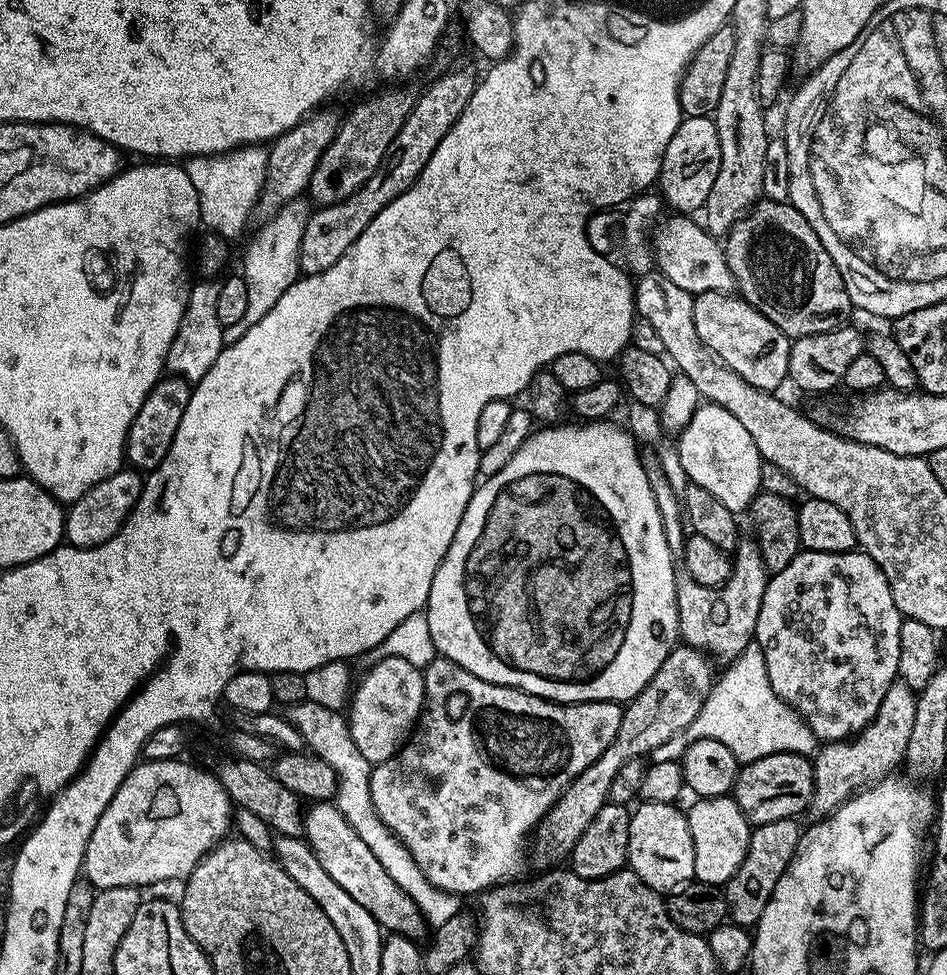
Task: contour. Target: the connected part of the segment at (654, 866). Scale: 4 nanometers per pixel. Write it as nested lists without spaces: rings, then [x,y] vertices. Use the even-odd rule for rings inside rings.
[[[644,802],[640,809],[632,812],[630,822],[630,846],[628,847],[627,867],[646,886],[650,886],[655,892],[671,894],[684,887],[694,877],[694,838],[690,832],[690,822],[685,809],[676,804],[663,804],[662,802]]]

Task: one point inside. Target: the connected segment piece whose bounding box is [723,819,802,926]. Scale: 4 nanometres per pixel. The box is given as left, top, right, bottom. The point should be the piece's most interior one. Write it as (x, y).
(771, 847)

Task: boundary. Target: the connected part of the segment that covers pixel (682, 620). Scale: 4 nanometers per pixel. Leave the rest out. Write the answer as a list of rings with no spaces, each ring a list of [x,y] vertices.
[[[741,538],[736,541],[734,553],[734,567],[732,576],[719,588],[702,586],[690,578],[690,574],[683,570],[676,573],[676,605],[678,606],[678,622],[680,623],[679,639],[683,643],[707,654],[713,661],[731,662],[746,650],[746,646],[753,643],[758,622],[758,610],[762,610],[762,594],[766,594],[766,586],[770,579],[768,568],[764,565],[764,556],[760,553],[759,543],[755,539]]]

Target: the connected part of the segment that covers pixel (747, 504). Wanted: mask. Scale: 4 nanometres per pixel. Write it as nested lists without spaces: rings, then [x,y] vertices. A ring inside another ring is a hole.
[[[701,403],[678,439],[680,466],[689,483],[710,491],[731,512],[740,514],[751,507],[753,498],[761,491],[764,459],[754,438],[734,414],[717,404]]]

